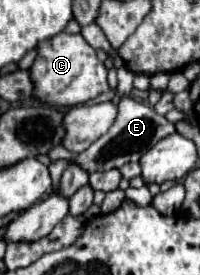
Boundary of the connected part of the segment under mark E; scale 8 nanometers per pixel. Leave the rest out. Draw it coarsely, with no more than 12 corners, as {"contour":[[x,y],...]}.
{"contour":[[120,97],[114,125],[86,151],[50,163],[52,185],[138,161],[176,133],[150,105]]}

